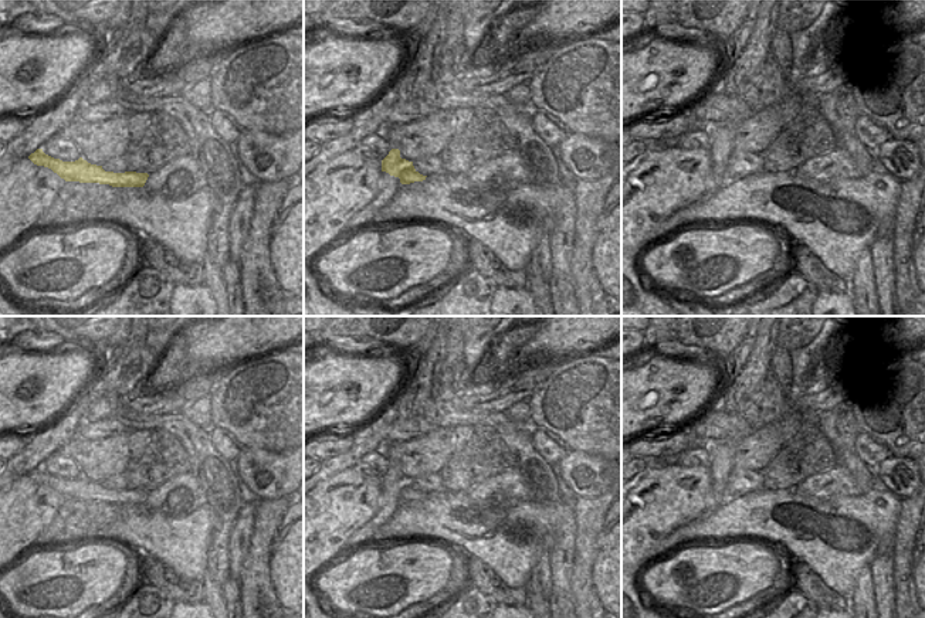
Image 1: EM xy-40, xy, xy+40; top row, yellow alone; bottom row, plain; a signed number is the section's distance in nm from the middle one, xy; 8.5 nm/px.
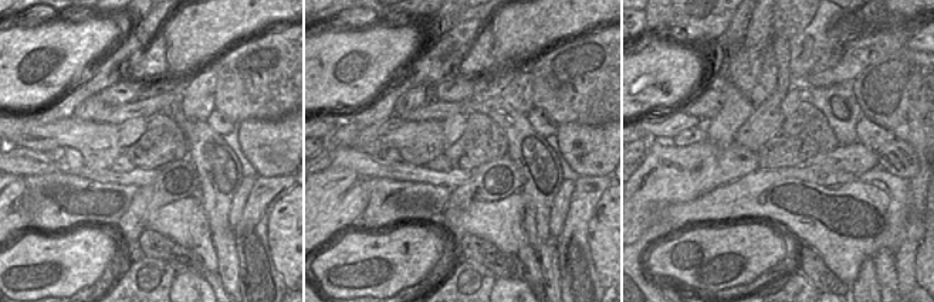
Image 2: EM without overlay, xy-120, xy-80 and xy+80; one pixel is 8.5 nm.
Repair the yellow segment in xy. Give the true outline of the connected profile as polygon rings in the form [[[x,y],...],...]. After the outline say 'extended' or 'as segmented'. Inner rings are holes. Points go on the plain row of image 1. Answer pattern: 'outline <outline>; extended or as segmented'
outline [[[392,466],[389,472],[382,478],[382,489],[399,495],[401,502],[423,499],[427,495],[414,486],[413,479],[401,476],[399,466]]]; as segmented

